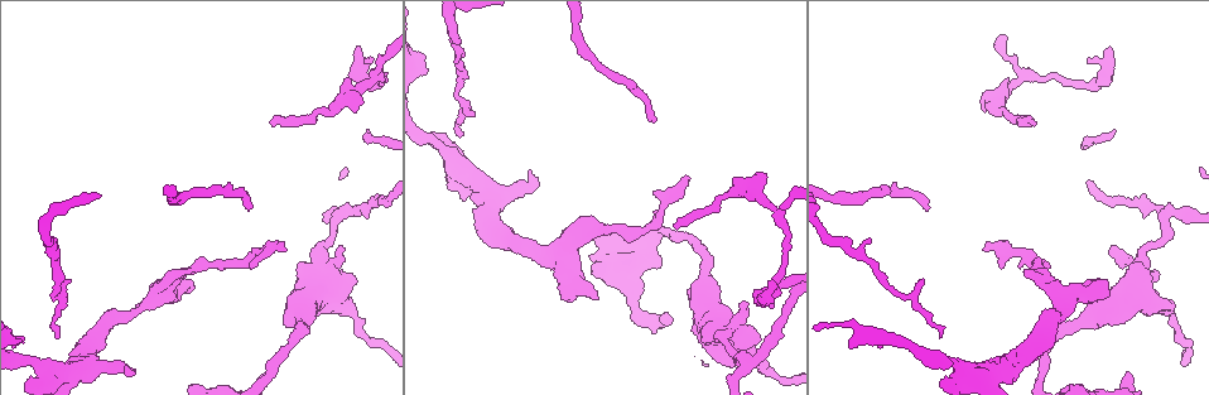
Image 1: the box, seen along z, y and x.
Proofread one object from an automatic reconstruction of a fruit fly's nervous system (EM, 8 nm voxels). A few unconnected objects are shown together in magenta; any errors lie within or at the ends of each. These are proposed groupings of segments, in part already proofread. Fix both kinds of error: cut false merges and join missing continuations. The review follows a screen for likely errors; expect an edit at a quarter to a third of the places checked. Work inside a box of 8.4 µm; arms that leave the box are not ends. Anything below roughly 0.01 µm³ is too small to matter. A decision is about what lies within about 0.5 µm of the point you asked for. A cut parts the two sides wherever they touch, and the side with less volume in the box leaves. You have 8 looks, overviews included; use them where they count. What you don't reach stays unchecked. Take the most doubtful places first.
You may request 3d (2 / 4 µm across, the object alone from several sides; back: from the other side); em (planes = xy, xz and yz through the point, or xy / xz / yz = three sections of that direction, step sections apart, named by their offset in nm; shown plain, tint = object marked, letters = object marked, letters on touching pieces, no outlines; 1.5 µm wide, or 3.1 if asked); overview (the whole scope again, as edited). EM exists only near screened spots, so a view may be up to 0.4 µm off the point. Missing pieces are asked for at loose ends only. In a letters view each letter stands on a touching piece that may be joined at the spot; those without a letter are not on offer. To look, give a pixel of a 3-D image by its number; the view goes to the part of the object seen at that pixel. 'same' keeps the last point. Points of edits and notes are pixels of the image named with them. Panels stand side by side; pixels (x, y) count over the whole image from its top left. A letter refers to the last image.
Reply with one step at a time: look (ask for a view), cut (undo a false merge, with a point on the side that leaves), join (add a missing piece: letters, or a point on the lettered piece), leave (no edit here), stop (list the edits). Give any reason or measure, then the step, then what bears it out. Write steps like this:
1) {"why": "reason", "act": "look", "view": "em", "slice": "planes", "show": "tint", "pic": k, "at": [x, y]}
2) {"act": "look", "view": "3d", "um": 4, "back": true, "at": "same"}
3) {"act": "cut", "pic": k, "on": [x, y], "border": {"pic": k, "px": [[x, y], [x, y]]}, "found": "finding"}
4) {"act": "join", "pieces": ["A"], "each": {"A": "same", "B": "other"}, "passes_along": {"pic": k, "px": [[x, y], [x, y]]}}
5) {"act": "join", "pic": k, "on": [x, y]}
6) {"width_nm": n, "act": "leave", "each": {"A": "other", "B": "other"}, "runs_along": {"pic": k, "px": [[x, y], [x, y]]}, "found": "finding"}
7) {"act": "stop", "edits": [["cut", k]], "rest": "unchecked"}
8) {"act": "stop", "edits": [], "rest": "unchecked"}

{"why": "end of a long branch", "act": "look", "view": "em", "slice": "planes", "show": "letters", "pic": 1, "at": [926, 211]}

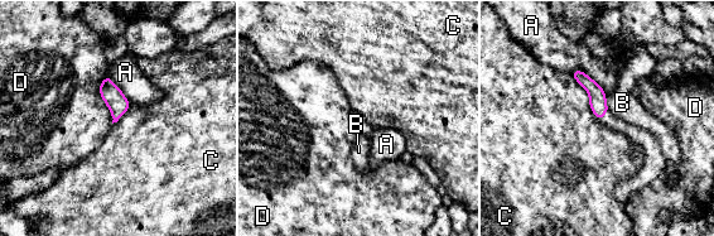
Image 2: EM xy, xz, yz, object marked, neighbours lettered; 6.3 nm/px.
{"longest_contact_nm": ["C", 360], "act": "leave", "each": {"A": "other", "B": "other", "C": "other", "D": "other"}, "found": "no lettered piece goes on from it"}

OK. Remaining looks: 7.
{"why": "tapers out", "act": "look", "view": "3d", "um": 2, "pic": 1, "at": [679, 227]}

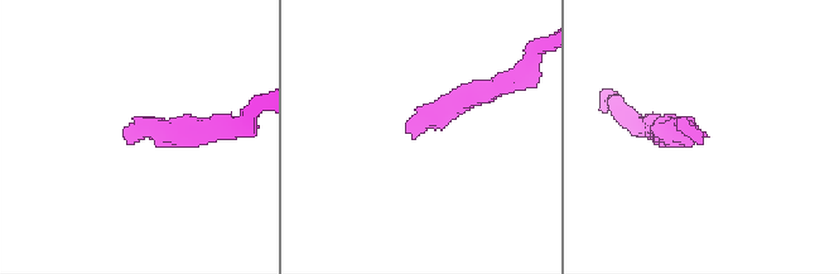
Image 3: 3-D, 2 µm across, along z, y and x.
{"act": "look", "view": "em", "slice": "planes", "show": "letters", "pic": 3, "at": [414, 137]}

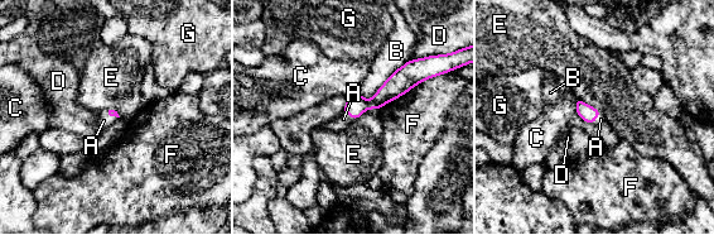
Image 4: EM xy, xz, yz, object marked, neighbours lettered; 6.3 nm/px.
{"act": "join", "pieces": ["A"], "each": {"A": "same", "B": "other", "C": "other", "D": "other", "E": "other", "F": "other", "G": "other"}, "passes_along": {"pic": 4, "px": [[356, 105], [348, 113], [343, 119]]}, "found": "the cell continues"}

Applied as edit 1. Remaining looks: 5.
{"why": "branch point", "act": "look", "view": "em", "slice": "xy", "step": 4, "show": "letters", "pic": 1, "at": [747, 358]}

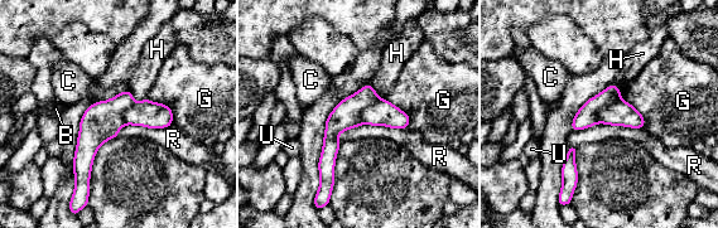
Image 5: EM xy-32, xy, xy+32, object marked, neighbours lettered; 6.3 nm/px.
{"act": "cut", "pic": 5, "on": [618, 114], "each": {"B": "other", "C": "other", "G": "other", "H": "other", "R": "other", "U": "other"}, "border": {"pic": 5, "px": [[620, 98], [598, 114], [598, 122]]}, "found": "two cells meet here"}

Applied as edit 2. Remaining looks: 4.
{"act": "stop", "edits": [["join", 4], ["cut", 5]], "rest": "unchecked"}

